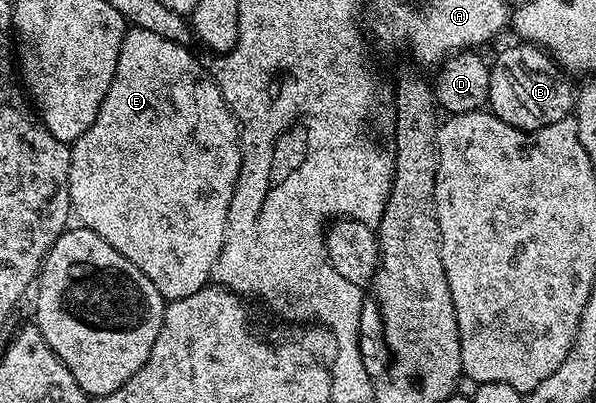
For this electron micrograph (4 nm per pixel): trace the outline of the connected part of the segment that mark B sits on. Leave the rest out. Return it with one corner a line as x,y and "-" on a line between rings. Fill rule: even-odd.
524,41
514,44
503,48
489,63
488,110
499,121
507,121
507,125
520,131
538,131
570,118
575,111
575,87
565,80
566,72
542,47

